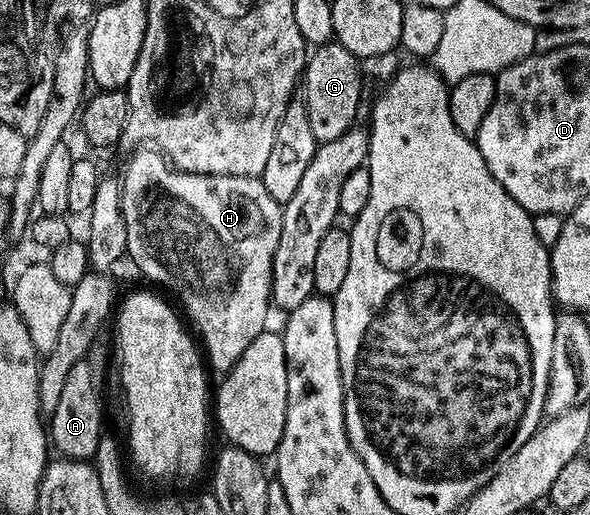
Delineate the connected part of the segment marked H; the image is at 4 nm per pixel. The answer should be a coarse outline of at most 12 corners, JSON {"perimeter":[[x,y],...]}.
{"perimeter":[[124,163],[126,256],[226,374],[268,328],[282,202]]}

